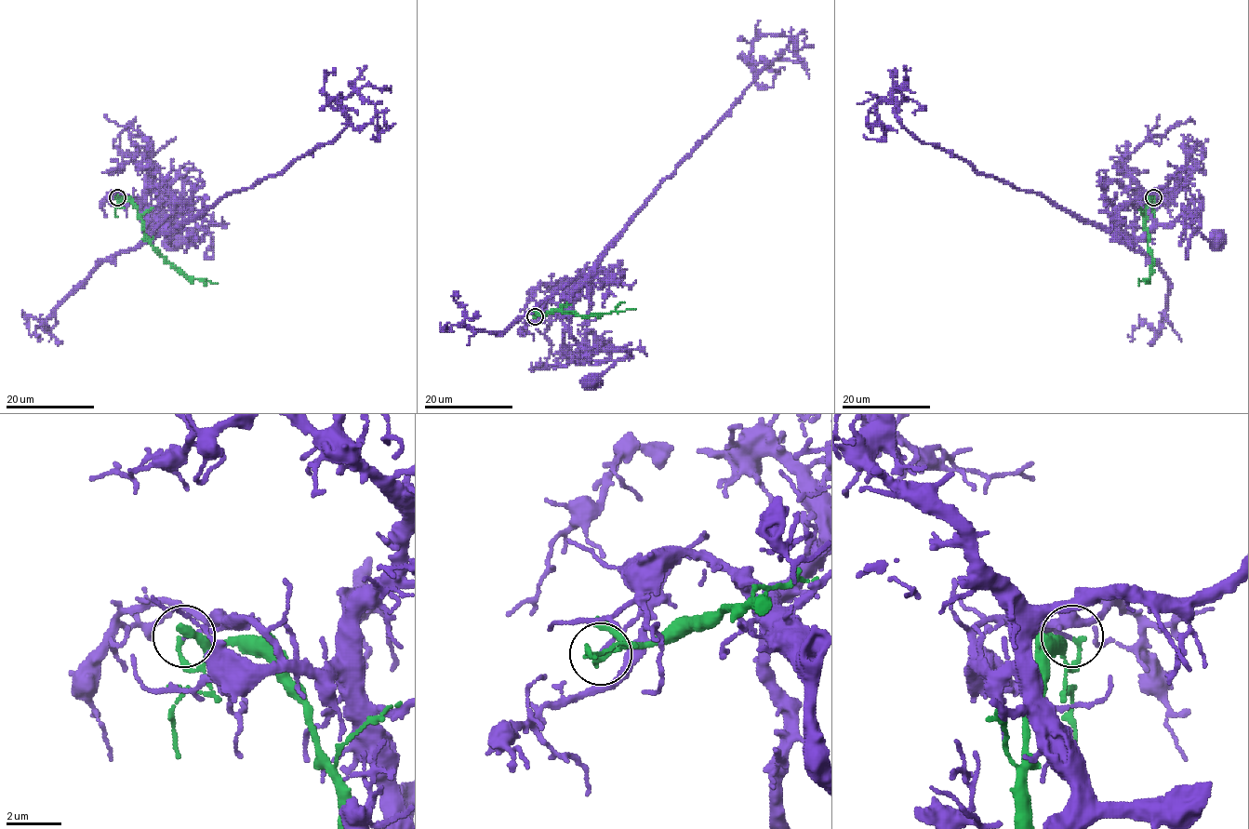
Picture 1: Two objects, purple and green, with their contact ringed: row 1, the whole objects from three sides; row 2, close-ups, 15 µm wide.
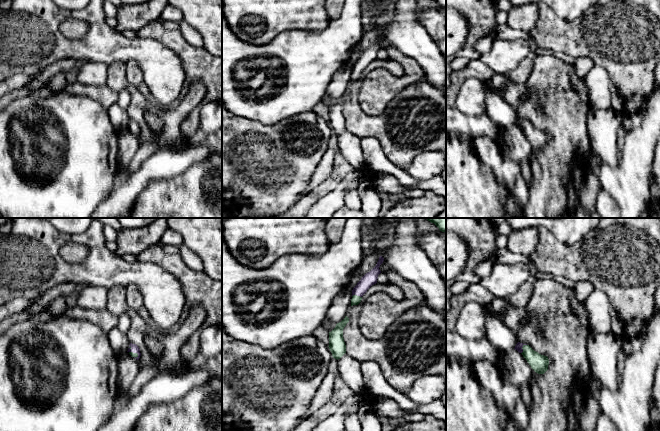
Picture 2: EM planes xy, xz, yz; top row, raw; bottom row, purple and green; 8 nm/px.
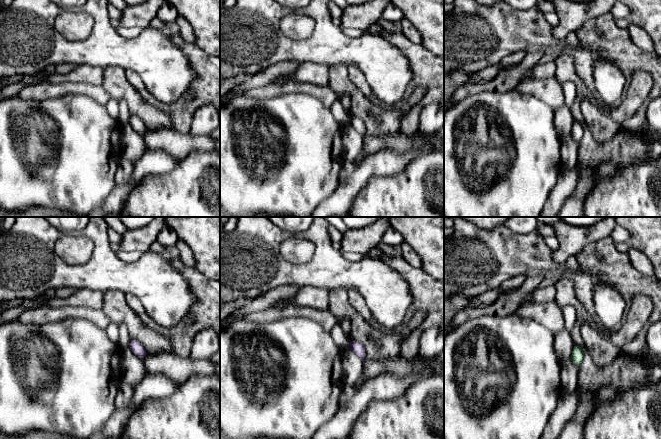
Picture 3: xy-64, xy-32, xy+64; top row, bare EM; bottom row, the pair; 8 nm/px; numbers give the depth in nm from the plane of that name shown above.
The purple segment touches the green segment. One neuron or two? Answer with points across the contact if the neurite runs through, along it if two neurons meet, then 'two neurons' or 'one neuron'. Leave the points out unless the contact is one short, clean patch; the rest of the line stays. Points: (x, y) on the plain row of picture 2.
border along yz (526, 120), (522, 123), (521, 129); two neurons

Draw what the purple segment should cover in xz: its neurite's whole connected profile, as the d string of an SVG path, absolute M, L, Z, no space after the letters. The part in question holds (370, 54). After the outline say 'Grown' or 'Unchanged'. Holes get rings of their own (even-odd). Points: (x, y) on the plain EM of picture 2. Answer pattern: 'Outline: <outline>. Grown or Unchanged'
Outline: M380 32L376 42L370 48L366 49L353 64L352 72L357 71L362 73L372 61L377 59L378 51L381 49L379 43L383 37L384 34Z. Unchanged

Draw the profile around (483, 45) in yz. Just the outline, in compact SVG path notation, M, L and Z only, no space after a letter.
M488 35L485 36L483 38L481 38L480 40L478 40L475 45L474 45L474 49L481 55L484 54L486 52L488 52L492 46L492 42L494 40L494 36L492 35Z

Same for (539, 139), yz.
M523 121L523 133L527 136L531 144L538 150L544 150L548 146L549 135L534 127L529 121Z

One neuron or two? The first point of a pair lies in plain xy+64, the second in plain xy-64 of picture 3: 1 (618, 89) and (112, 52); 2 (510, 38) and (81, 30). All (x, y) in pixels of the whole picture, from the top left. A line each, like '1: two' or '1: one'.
1: one
2: two

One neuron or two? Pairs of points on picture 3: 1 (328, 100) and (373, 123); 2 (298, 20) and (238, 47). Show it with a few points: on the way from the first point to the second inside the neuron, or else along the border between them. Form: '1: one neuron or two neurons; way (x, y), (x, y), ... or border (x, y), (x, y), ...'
1: two neurons; border (327, 84), (339, 98)
2: two neurons; border (291, 10), (280, 29), (301, 39)

